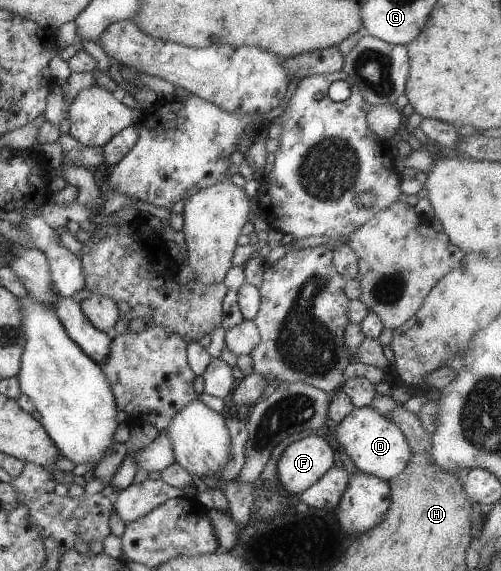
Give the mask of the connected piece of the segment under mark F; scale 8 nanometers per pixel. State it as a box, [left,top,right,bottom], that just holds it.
[278,435,338,497]

